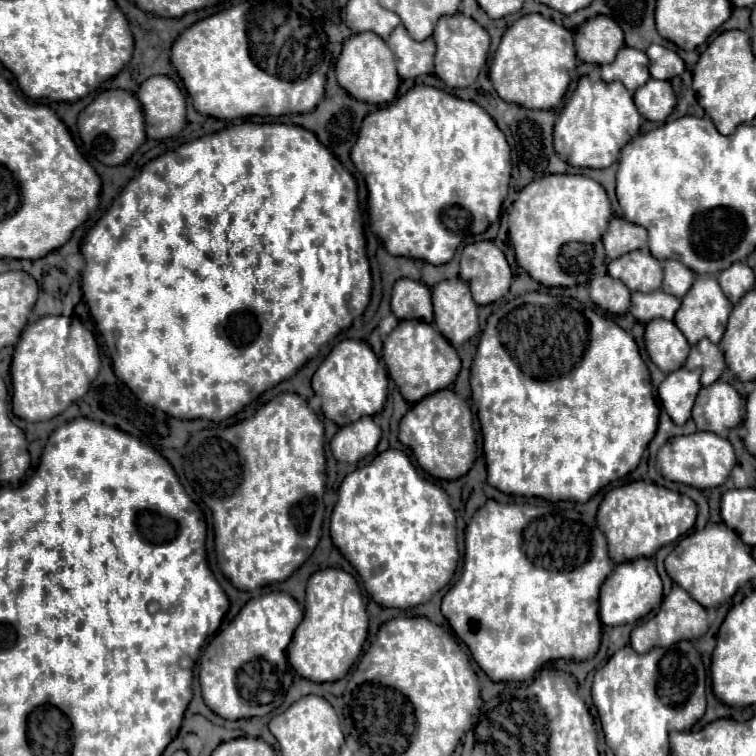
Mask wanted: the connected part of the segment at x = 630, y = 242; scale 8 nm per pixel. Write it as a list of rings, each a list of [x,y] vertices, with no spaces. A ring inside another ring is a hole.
[[[612,218],[604,234],[604,250],[608,258],[620,258],[632,250],[646,248],[646,230],[624,218]]]

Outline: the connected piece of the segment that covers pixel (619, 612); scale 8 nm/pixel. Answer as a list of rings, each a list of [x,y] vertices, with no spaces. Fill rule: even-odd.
[[[638,558],[632,562],[622,562],[606,578],[600,588],[600,618],[606,626],[634,624],[644,618],[650,610],[658,608],[662,602],[662,580],[656,572],[656,564],[650,558]]]

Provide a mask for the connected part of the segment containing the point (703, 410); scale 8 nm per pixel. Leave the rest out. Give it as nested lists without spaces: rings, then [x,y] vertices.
[[[714,382],[712,386],[704,386],[696,396],[692,418],[698,430],[720,434],[742,422],[744,405],[744,399],[730,384]]]

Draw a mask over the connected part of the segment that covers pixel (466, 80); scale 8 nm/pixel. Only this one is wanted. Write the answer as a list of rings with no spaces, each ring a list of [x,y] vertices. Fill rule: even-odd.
[[[458,12],[452,16],[440,18],[432,38],[438,46],[436,58],[434,58],[434,62],[436,62],[434,74],[438,78],[442,78],[442,82],[448,88],[466,88],[466,86],[474,84],[474,80],[478,78],[479,73],[486,65],[488,46],[490,46],[488,32],[480,24],[476,24],[472,18]]]

